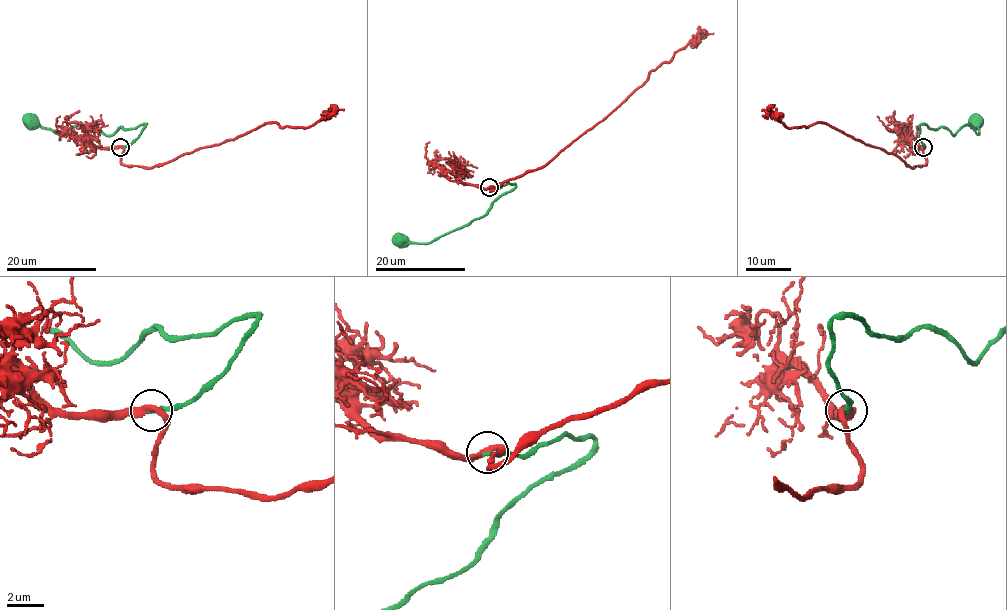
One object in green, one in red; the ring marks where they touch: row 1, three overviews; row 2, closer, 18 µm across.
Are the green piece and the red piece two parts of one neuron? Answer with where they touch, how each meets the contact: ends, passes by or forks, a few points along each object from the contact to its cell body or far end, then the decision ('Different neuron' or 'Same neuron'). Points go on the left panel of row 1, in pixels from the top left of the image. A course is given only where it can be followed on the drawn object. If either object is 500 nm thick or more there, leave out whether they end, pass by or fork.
Place: (120, 147). At the ring green ends. At the ring red passes by. Course of green: (120, 147), (129, 146), (145, 124), (121, 127), (112, 135), (81, 124), (60, 133), (33, 121). Course of red: (120, 147), (123, 164), (153, 167), (199, 148), (236, 139), (266, 123), (306, 128), (334, 110), (344, 109). Same neuron

